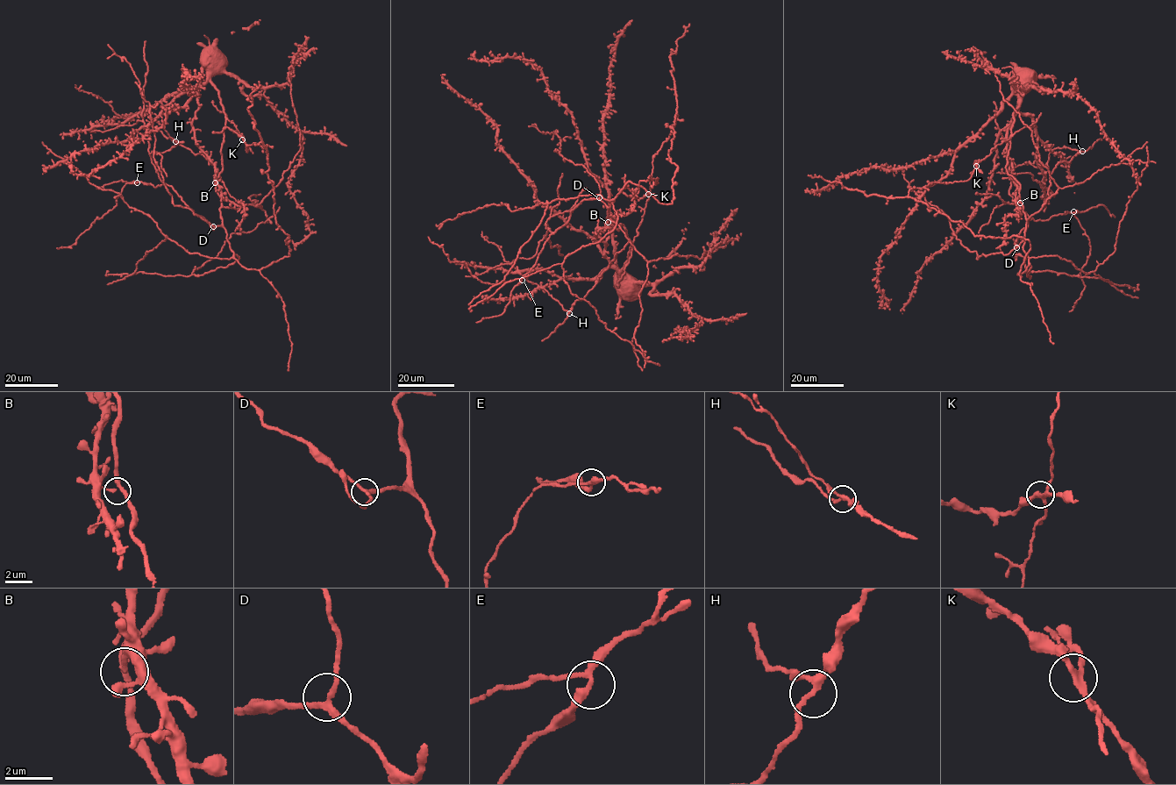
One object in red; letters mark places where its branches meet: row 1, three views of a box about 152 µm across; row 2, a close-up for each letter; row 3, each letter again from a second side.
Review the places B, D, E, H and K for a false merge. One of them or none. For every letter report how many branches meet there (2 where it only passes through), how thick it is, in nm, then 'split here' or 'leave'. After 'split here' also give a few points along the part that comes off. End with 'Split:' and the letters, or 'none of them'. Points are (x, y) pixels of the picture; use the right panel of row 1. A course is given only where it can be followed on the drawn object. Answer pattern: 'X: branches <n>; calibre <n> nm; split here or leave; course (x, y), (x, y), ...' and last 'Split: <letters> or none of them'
B: branches 3; calibre 220 nm; leave
D: branches 3; calibre 240 nm; leave
E: branches 3; calibre 240 nm; leave
H: branches 3; calibre 220 nm; leave
K: branches 3; calibre 220 nm; split here; course (976, 166), (975, 160), (972, 174)
Split: K

